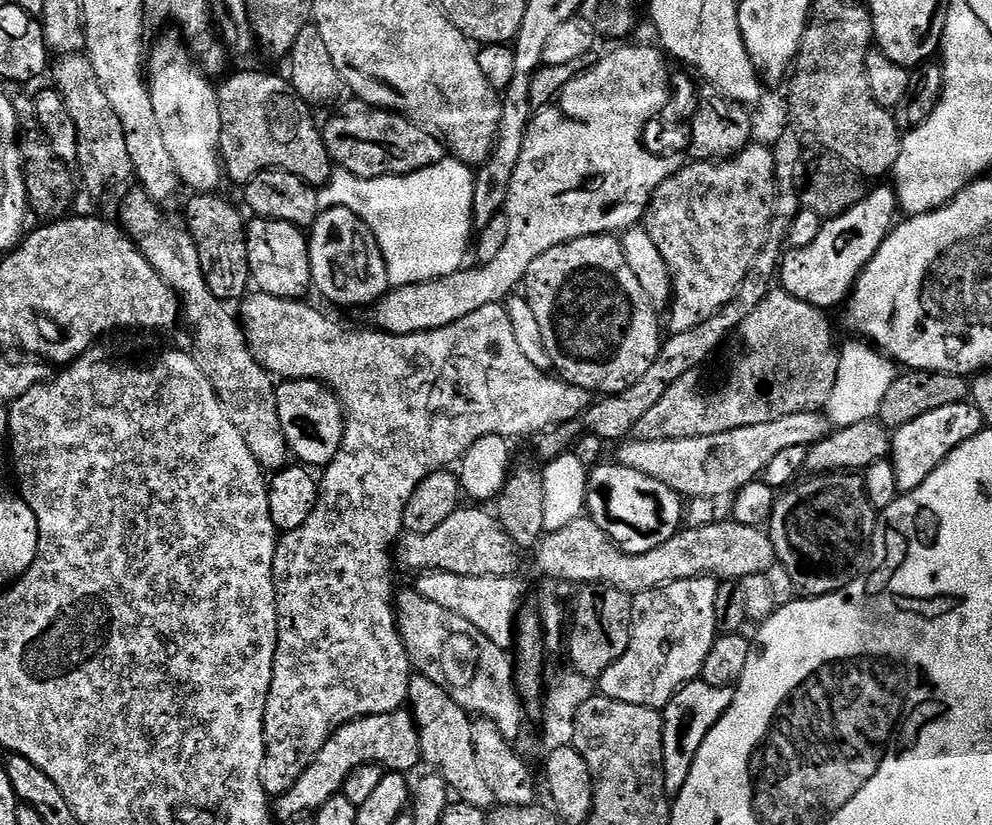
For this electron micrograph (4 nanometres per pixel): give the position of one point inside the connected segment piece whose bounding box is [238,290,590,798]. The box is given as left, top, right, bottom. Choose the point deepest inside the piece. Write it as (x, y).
(413, 404)

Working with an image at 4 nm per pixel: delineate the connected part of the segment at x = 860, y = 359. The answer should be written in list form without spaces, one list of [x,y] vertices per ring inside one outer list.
[[[856,342],[839,349],[838,378],[834,382],[834,390],[826,405],[826,415],[829,425],[836,428],[854,426],[854,422],[866,422],[879,417],[882,397],[886,390],[896,381],[898,368],[883,352],[877,350],[871,343]]]

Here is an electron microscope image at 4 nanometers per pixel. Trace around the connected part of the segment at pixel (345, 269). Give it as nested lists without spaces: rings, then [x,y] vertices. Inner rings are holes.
[[[330,208],[321,211],[315,226],[308,236],[310,250],[310,270],[315,291],[320,291],[332,304],[341,304],[344,308],[360,308],[363,304],[375,305],[377,300],[383,300],[390,291],[386,262],[382,258],[382,250],[374,238],[374,234],[350,210],[345,208]]]

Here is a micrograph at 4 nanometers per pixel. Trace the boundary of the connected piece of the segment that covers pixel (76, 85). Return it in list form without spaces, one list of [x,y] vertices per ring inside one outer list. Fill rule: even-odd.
[[[64,54],[55,61],[50,76],[53,76],[54,87],[62,94],[62,102],[66,102],[66,110],[70,110],[70,118],[74,118],[74,126],[78,130],[78,154],[76,164],[82,184],[94,195],[100,196],[119,184],[133,179],[130,150],[126,150],[126,134],[122,130],[122,122],[118,122],[118,114],[114,114],[114,106],[110,106],[110,98],[106,98],[106,90],[102,90],[102,82],[98,82],[98,74],[94,74],[94,66],[84,54]]]

